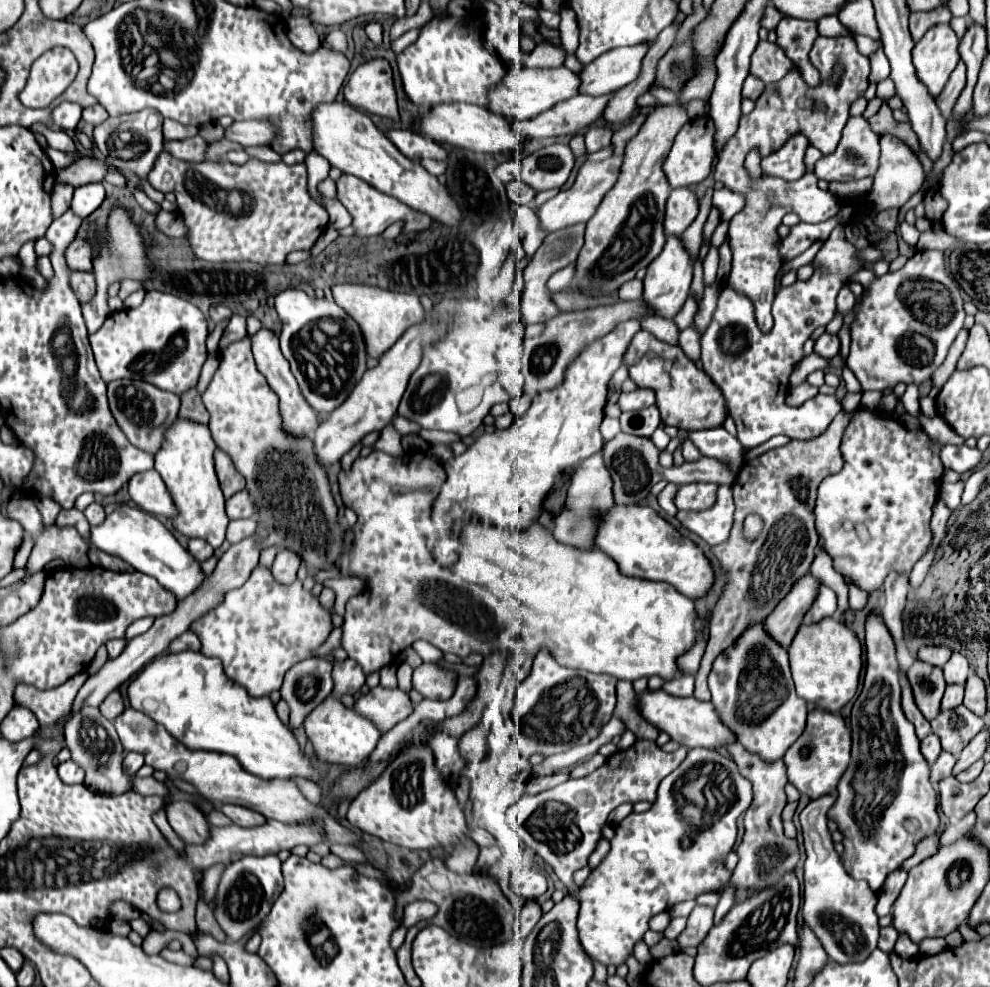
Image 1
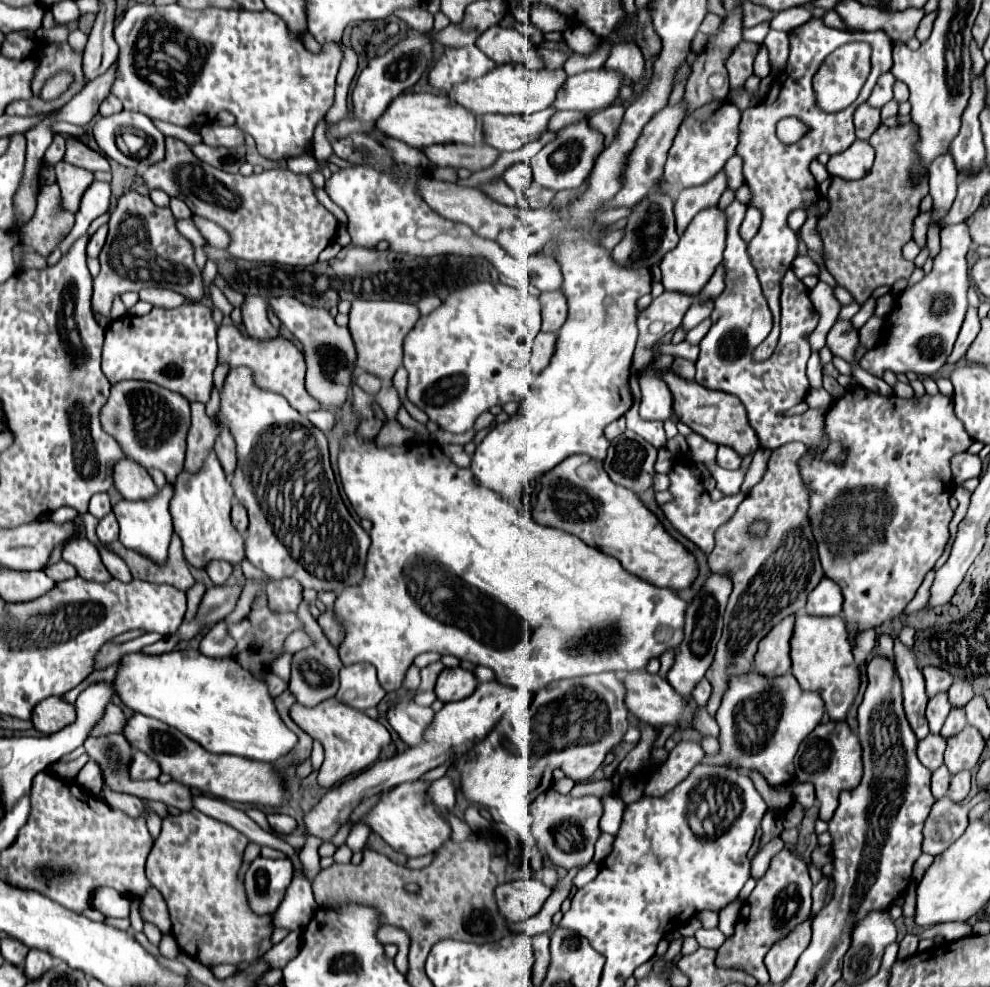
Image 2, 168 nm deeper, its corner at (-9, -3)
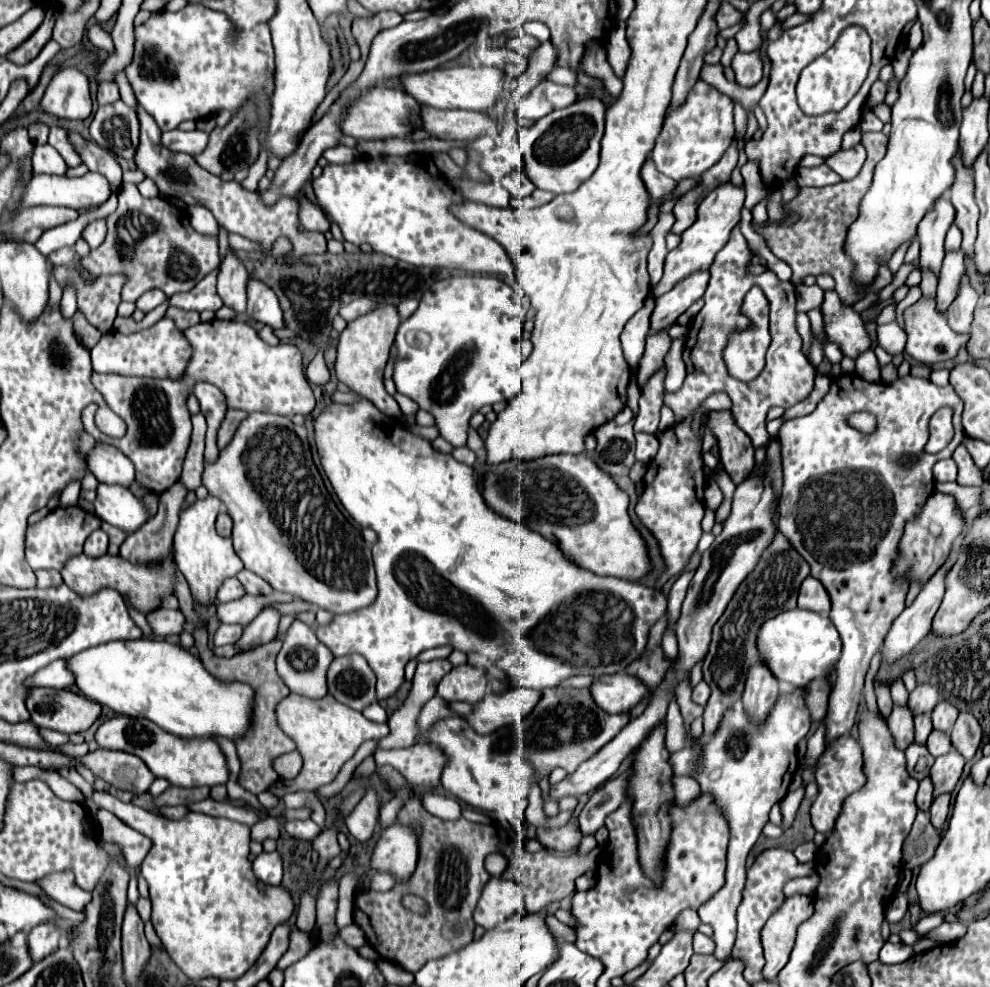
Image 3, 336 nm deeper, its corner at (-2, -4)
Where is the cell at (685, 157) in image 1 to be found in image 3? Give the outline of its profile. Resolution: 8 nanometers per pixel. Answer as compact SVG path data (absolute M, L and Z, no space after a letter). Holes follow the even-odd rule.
M698 81L688 93L682 107L672 111L662 127L652 149L652 159L656 169L670 179L698 179L704 171L716 165L724 151L734 141L734 105L732 101L716 91L712 85Z

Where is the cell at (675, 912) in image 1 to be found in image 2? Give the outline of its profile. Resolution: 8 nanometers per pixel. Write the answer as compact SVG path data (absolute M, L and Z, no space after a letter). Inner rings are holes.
M704 910L698 913L702 926L707 929L716 928L718 926L719 917L718 912Z

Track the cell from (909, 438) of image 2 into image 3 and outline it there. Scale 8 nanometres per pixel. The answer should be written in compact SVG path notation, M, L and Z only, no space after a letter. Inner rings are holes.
M850 373L840 375L832 381L828 395L818 403L818 407L798 419L788 419L780 431L778 441L782 443L782 467L784 467L784 493L780 503L780 531L790 539L794 549L810 563L812 577L820 579L830 593L832 611L830 619L836 625L842 639L842 655L836 663L836 681L830 693L828 719L826 719L826 737L828 741L850 733L854 717L858 711L858 701L862 699L864 677L870 667L870 659L884 643L884 635L892 621L906 607L908 593L908 575L894 575L892 567L898 559L900 539L904 535L904 525L912 521L934 493L934 475L932 467L936 461L952 457L958 443L964 439L964 429L960 425L962 401L956 391L946 387L936 387L930 379L902 377L892 385L870 383L862 377ZM950 407L954 411L954 439L950 445L930 455L924 451L924 445L930 439L930 417L942 409ZM866 411L876 417L876 431L862 433L848 425L852 413ZM904 457L914 457L914 463L904 465Z

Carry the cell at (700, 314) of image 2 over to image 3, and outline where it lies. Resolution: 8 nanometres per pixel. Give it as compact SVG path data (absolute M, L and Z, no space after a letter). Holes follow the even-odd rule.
M666 365L644 383L640 389L640 411L634 419L634 431L646 431L646 433L656 433L658 421L660 421L660 409L664 407L664 379L666 379Z

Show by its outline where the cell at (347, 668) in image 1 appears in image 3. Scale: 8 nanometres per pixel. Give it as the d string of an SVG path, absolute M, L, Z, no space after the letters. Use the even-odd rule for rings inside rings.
M362 655L336 657L328 669L328 693L342 705L362 711L376 701L376 677Z

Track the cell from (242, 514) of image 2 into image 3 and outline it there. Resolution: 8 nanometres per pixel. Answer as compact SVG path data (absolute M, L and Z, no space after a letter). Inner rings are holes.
M222 511L222 513L218 515L218 519L216 519L216 531L218 531L222 537L230 537L230 533L232 533L232 517L230 517L226 511Z

